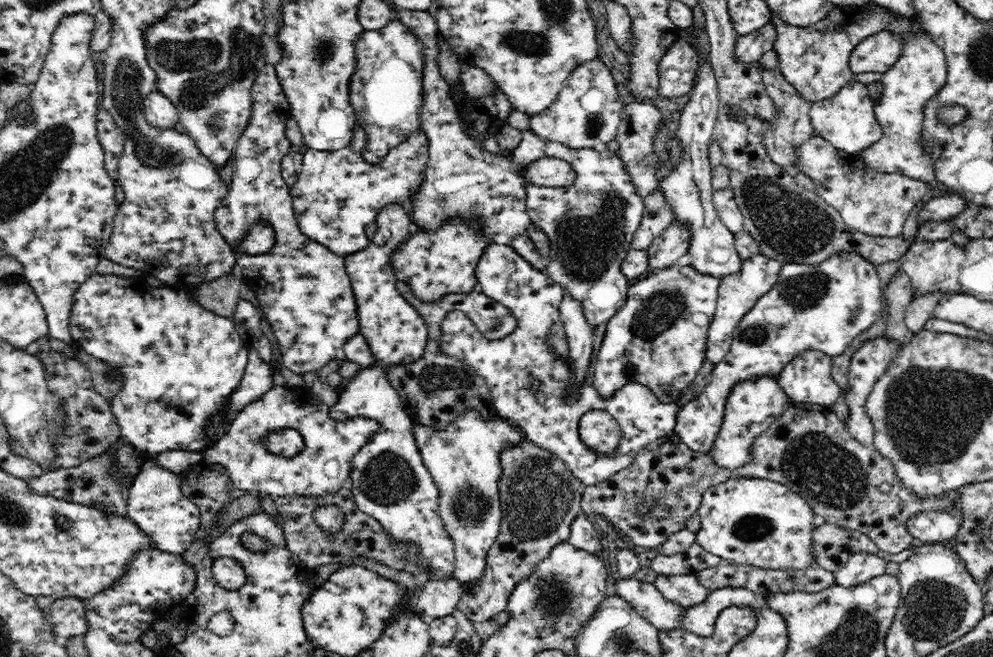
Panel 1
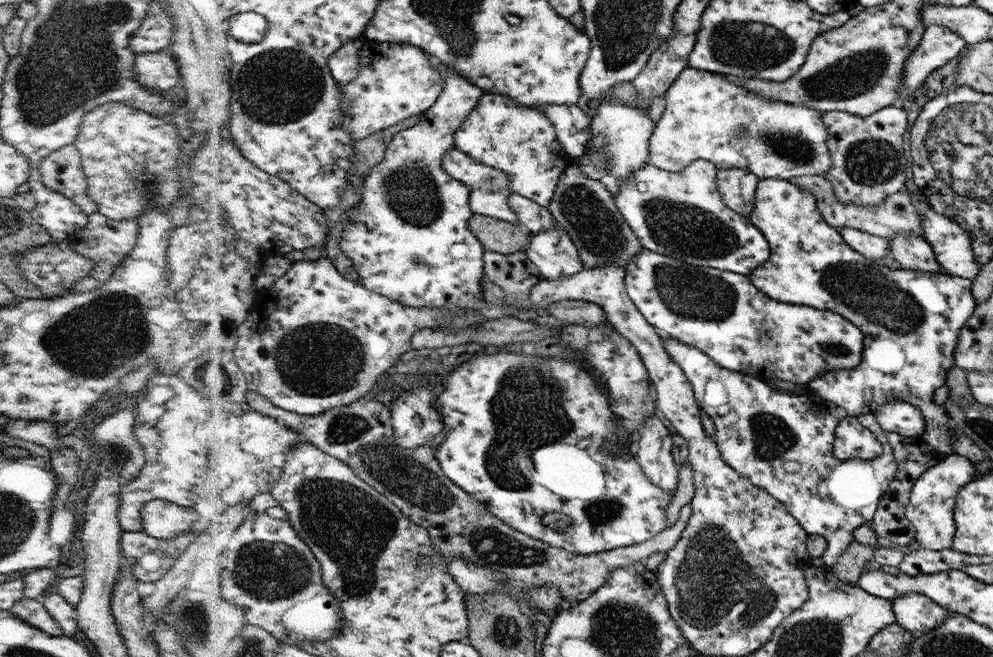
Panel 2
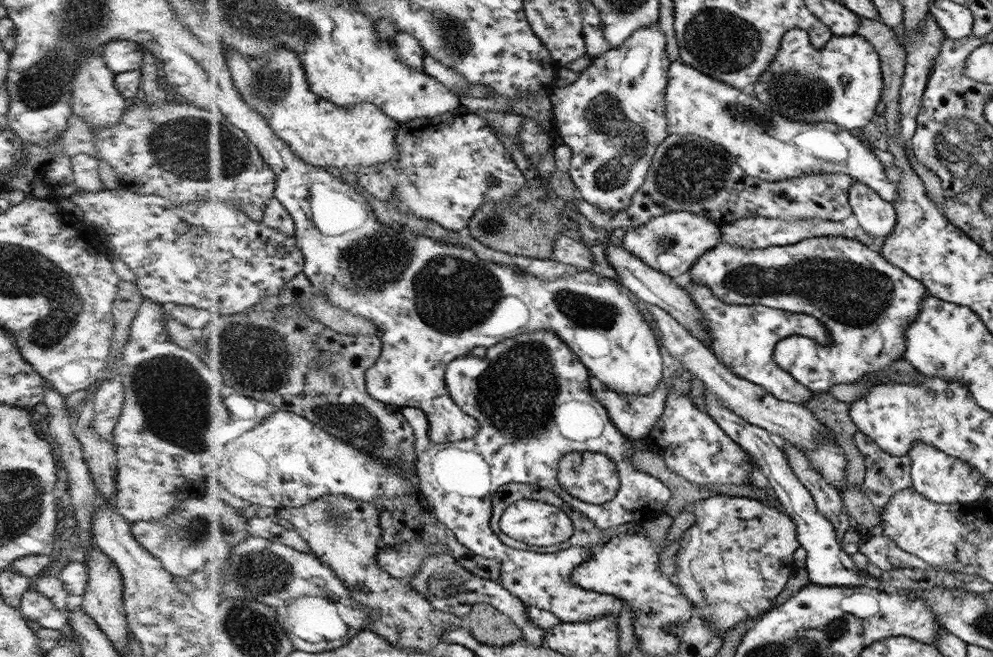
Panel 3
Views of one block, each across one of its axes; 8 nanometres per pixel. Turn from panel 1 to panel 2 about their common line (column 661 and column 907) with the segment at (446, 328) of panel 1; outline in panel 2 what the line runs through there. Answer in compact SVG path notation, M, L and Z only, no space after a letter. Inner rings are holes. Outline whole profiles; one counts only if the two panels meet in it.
M894 400L875 410L877 422L882 430L900 434L906 437L921 437L925 432L927 422L921 409L914 403Z

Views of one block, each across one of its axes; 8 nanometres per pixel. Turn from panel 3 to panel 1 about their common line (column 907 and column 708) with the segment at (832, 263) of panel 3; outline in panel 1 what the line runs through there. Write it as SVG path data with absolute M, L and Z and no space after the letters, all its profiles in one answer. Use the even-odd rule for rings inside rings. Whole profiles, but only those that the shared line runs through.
M674 263L670 267L656 270L651 274L648 273L645 276L637 278L637 281L629 286L624 306L622 306L622 308L620 308L620 310L618 310L618 312L610 318L606 326L604 341L602 342L600 352L597 355L596 364L594 364L593 367L594 380L592 380L592 386L594 386L594 389L597 390L599 396L604 400L608 400L624 386L630 385L631 383L637 383L653 390L660 402L666 404L676 403L678 398L680 398L680 394L682 394L682 390L690 386L690 383L694 378L696 378L696 375L700 372L703 364L705 363L705 354L708 349L708 346L706 346L706 334L708 334L709 326L713 321L714 314L716 312L720 281L721 279L714 277L714 275L702 274L700 271L697 271L694 269L692 264L679 266L678 263Z

